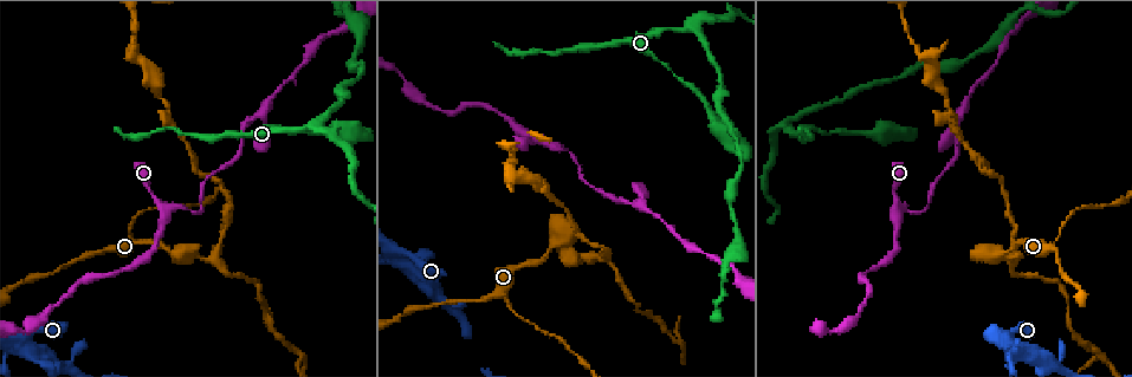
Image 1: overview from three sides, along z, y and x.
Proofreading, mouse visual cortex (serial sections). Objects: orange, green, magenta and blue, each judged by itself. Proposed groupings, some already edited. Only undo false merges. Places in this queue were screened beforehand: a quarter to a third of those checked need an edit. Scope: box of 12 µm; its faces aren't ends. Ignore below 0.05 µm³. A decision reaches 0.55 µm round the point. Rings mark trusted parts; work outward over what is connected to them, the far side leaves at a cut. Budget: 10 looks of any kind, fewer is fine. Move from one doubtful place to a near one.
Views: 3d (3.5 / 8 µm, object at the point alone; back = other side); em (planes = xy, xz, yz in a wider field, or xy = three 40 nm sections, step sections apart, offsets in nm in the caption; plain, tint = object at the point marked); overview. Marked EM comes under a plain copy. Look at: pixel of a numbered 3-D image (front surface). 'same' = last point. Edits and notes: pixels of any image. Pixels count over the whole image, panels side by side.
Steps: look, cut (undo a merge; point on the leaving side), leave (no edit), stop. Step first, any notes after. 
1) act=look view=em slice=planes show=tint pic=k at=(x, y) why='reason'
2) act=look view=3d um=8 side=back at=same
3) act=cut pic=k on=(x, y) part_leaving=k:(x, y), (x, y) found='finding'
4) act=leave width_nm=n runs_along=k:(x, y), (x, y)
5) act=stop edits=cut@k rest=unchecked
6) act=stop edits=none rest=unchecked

act=look view=3d um=3.5 pic=1 at=(511, 304) why='thick turns thin'

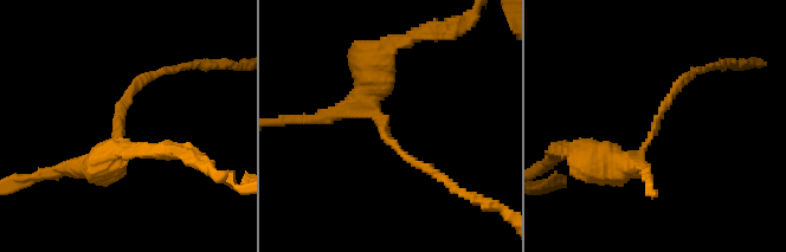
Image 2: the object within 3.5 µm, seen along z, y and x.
act=look view=em slice=xy step=1 show=tint pic=2 at=(655, 123) arm_widths_nm=100,350 why='shape alone is not enough'

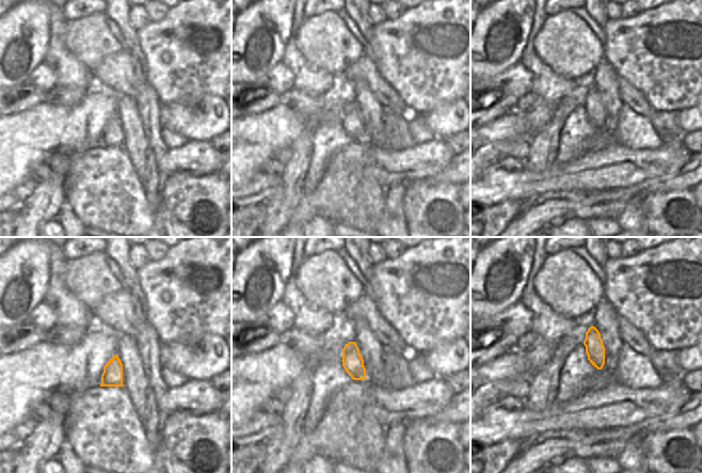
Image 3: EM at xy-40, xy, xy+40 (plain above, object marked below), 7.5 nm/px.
act=leave width_nm=160 runs_along=2:(588, 159), (635, 159), (664, 104), (695, 71) found='all the same cell'

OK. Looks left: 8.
act=look view=3d um=3.5 pic=1 at=(907, 212) why='sharp bend'

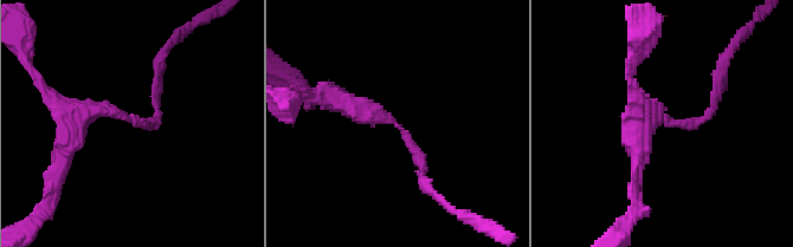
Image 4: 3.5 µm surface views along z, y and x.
act=leave arm_widths_nm=100,300 found='all the same cell'

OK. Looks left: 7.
act=look view=3d um=3.5 side=back pic=1 at=(961, 113) why='sharp bend'

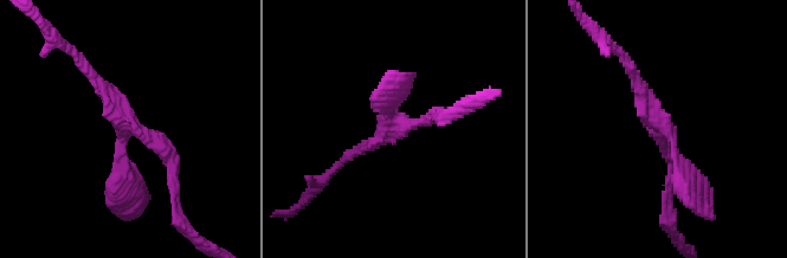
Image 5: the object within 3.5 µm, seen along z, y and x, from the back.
act=look view=em slice=xy step=5 show=tint pic=5 at=(399, 130) why='need the tissue'

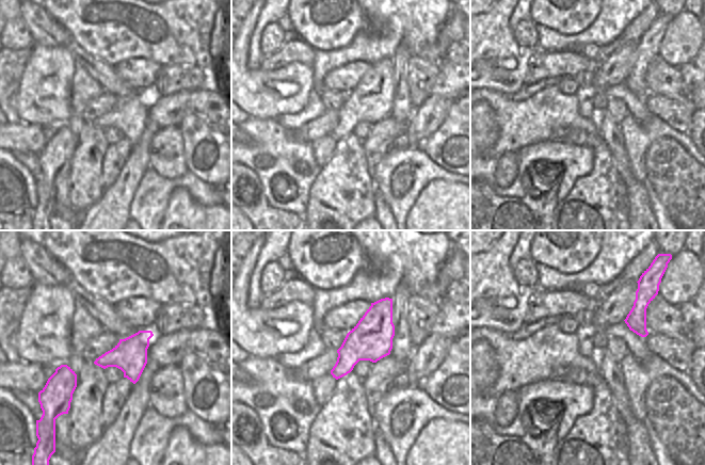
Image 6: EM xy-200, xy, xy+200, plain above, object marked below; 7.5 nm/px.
act=leave arm_widths_nm=150,150,250 runs_along=5:(175, 188), (175, 163), (88, 69) found='one cell here'

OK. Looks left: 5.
act=look view=em slice=planes show=tint pic=1 at=(314, 124) why='thin neck'

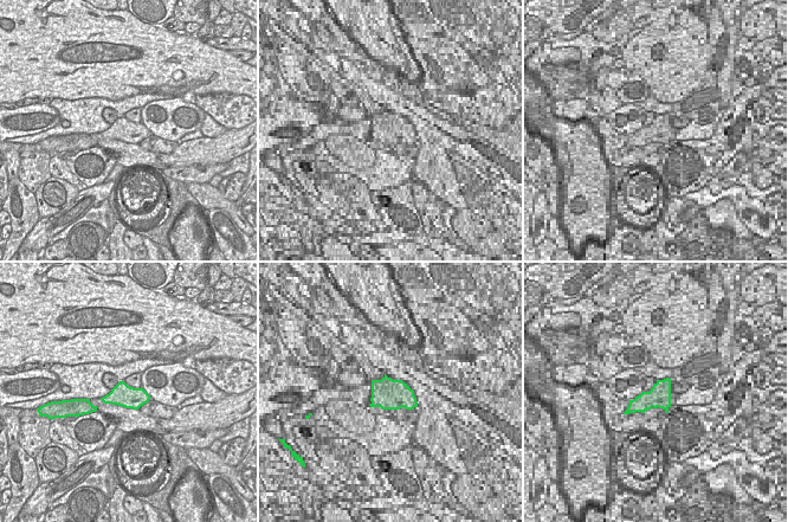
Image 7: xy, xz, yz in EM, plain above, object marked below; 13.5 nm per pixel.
act=look view=3d um=3.5 at=same why='wider look'

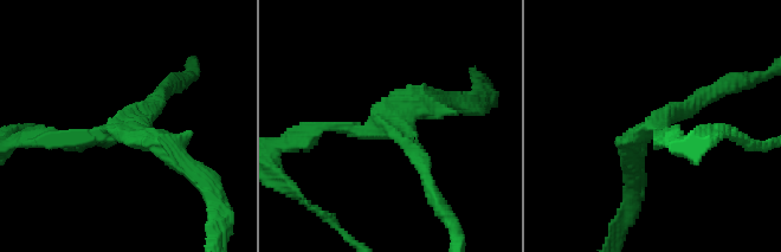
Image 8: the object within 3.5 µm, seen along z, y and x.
act=leave arm_widths_nm=150,200,300 runs_along=8:(318, 127), (394, 129), (427, 187) found='one cell here'

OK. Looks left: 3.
act=stop edits=none rest=unchecked

